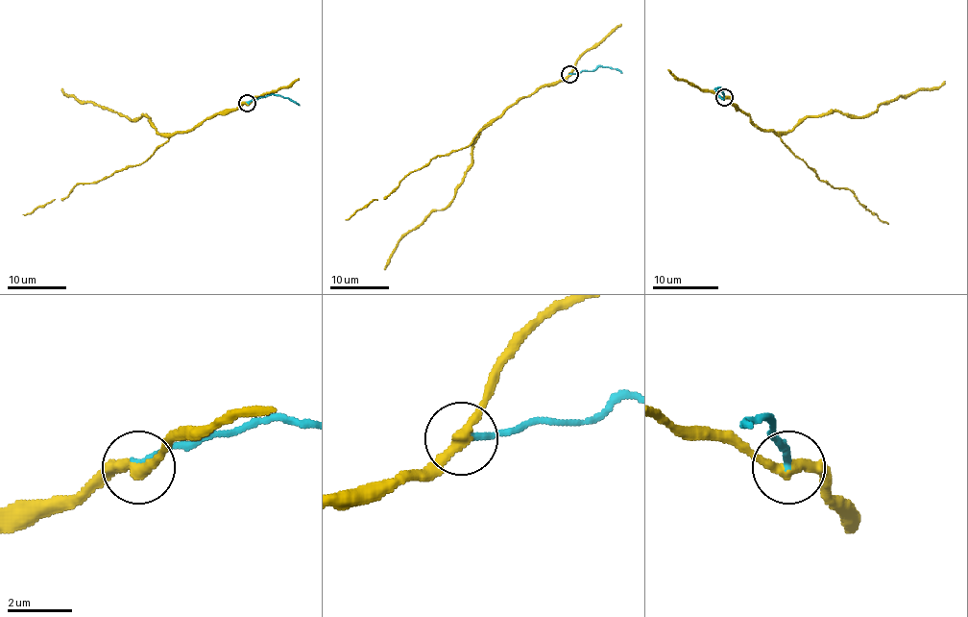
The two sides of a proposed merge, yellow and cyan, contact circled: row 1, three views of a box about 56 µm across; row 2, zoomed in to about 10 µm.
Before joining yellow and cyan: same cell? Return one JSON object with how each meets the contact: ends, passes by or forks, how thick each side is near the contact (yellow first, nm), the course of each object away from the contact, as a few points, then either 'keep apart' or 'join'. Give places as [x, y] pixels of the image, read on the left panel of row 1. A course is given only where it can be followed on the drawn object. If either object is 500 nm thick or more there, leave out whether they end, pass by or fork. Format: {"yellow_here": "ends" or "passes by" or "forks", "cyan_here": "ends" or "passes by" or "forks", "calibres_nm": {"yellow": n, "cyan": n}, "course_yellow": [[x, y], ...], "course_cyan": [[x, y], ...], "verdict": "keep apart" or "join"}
{"yellow_here": "passes by", "cyan_here": "ends", "calibres_nm": {"yellow": 320, "cyan": 220}, "course_yellow": [[247, 103], [215, 112], [187, 131], [159, 134], [143, 116], [129, 120], [93, 103], [82, 103], [61, 88]], "course_cyan": [[247, 103], [275, 94], [300, 106]], "verdict": "keep apart"}

